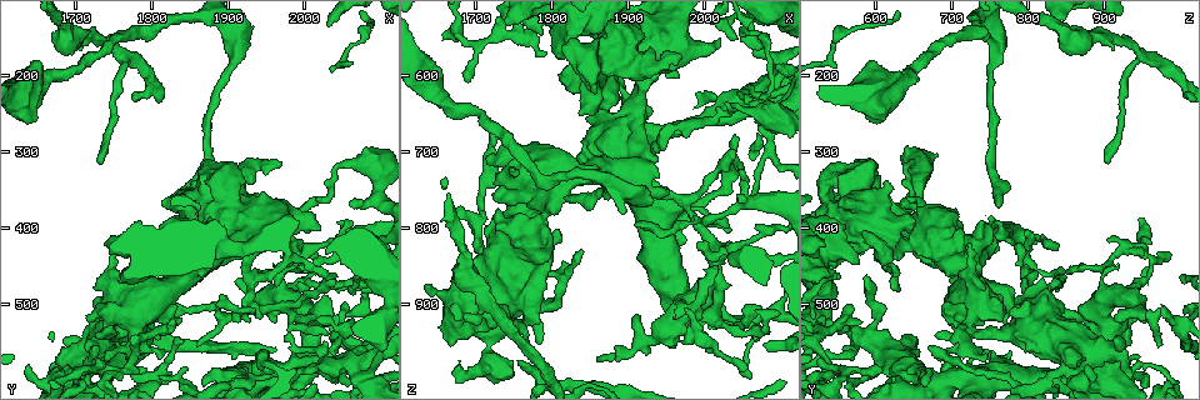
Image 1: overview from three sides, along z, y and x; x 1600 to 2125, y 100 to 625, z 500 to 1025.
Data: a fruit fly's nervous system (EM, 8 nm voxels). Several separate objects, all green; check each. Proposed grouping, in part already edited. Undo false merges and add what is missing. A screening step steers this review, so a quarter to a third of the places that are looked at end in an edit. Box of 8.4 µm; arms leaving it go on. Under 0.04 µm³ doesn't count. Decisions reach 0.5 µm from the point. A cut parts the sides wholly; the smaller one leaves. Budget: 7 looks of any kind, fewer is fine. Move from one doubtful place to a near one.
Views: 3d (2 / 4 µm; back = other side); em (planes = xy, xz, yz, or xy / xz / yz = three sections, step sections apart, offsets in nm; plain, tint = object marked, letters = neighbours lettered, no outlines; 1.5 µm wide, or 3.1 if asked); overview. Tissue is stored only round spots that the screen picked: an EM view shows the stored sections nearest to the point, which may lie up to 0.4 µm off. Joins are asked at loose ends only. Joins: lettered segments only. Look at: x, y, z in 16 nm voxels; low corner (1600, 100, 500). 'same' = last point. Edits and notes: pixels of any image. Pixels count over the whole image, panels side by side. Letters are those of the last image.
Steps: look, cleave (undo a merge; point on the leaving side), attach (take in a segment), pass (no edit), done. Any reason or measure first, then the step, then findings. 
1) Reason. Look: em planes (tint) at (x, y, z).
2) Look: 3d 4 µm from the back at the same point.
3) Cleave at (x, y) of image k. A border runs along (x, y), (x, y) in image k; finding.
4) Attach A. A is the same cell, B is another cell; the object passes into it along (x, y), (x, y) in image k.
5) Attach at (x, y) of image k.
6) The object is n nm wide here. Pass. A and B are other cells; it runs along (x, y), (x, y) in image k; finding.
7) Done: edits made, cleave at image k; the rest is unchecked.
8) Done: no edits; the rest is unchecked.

Thick turns thin. Look: 3d 2 µm at (1920, 510, 945).

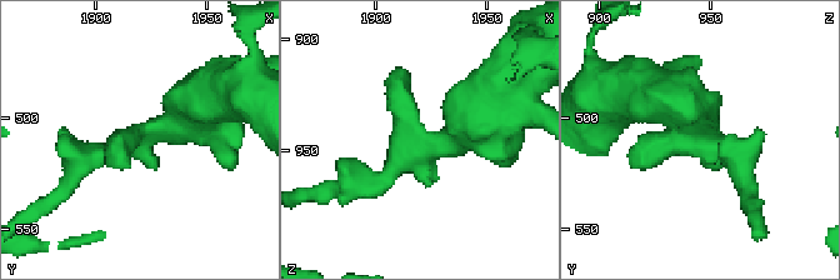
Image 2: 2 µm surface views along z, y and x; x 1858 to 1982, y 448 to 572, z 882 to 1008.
Look: em planes (letters) at (1924, 508, 948).

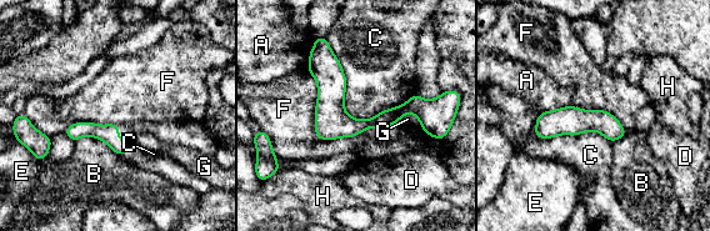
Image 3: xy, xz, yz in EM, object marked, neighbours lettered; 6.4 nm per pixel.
The longest contact is with C, 700 nm. Pass. A, B, C, D, E, F, G and H are other cells; it runs along (325, 49), (349, 124), (415, 109), (430, 129) in image 3; one neuron here.

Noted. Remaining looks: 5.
Calibre changes. Look: em xz step 4 (tint) at (1705, 145, 880).

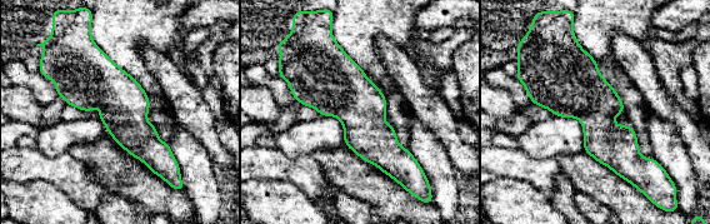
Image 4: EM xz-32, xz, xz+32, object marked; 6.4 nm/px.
Look: em planes (tint) at the same point.

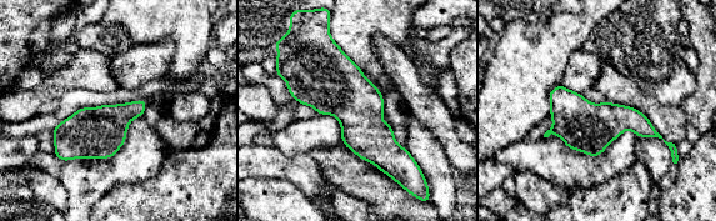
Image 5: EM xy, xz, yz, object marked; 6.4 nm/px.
See the neighbours. Look: em planes (letters) at the same point.

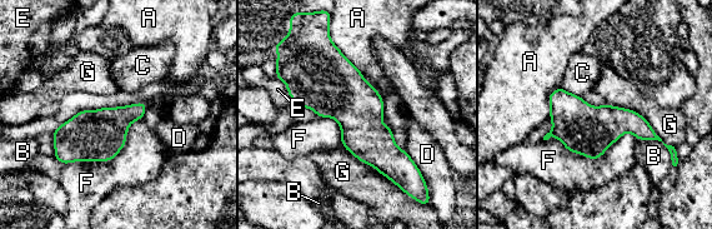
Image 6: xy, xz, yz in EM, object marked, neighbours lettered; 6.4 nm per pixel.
The longest contact is with F, 600 nm. Pass. A, B, C, D, E, F and G are other cells; a border runs along (606, 103), (637, 111), (673, 147) in image 6; one neuron here.

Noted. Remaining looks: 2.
An open end. Look: em planes (tint) at (1755, 500, 975).

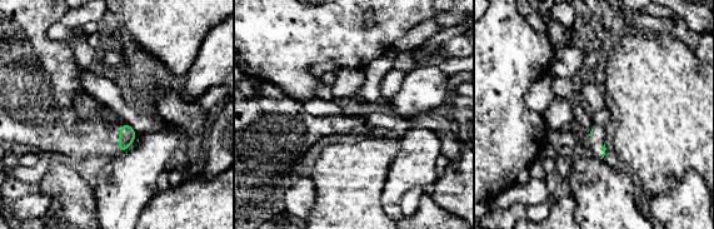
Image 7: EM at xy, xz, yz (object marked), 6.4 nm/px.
Look: em planes (letters) at the same point.

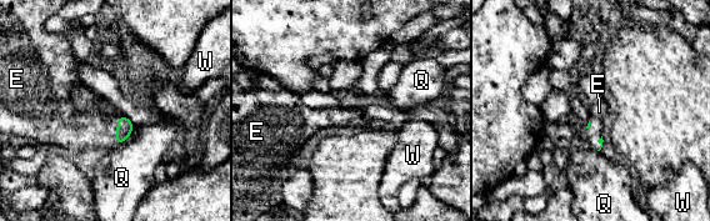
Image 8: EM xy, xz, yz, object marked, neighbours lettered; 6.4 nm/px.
Attach E. E is the same cell, Q and W are other cells; the object passes into it along (125, 126), (118, 130), (79, 132) in image 8; the neuron continues.

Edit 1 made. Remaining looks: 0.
Done: edits made, attach at image 8; the rest is unchecked.

